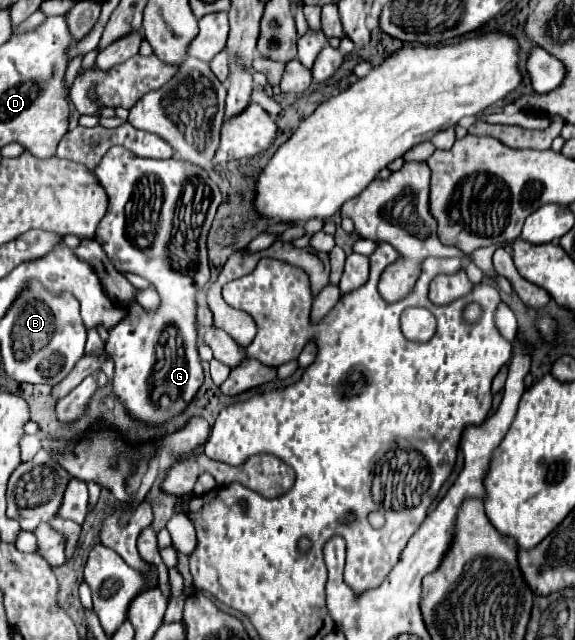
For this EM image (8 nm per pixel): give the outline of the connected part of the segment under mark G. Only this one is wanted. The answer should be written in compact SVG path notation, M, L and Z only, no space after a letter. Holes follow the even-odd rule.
M116 145L116 147L112 147L112 149L108 149L108 151L104 153L104 157L100 159L100 163L98 163L96 169L94 169L94 175L96 175L98 183L104 187L106 195L108 195L108 209L106 209L106 215L102 217L102 221L98 223L96 241L102 245L104 253L108 255L110 263L114 265L114 269L118 269L121 273L130 272L140 277L146 277L146 279L156 287L156 291L158 291L160 297L162 297L162 305L160 305L158 311L146 311L146 309L140 307L138 303L130 305L130 315L128 315L124 321L120 321L120 325L116 325L116 327L110 331L110 339L108 339L108 343L106 343L106 353L108 353L108 355L114 359L114 363L116 363L116 373L114 373L114 379L112 379L114 393L120 397L120 401L124 403L124 407L128 409L128 413L130 413L134 419L144 421L144 423L164 423L164 421L172 419L174 415L178 415L178 413L192 401L192 397L196 395L196 391L200 389L200 385L202 385L202 381L204 381L204 369L202 369L202 361L200 361L198 349L196 349L198 333L196 333L196 297L194 297L194 295L196 295L196 283L210 279L208 253L206 253L206 237L208 237L208 229L210 229L210 225L212 225L212 219L214 219L214 215L216 215L216 209L218 209L220 201L222 201L222 193L220 193L220 189L218 189L218 185L216 185L216 173L210 173L210 171L206 171L206 169L200 169L198 165L192 165L192 163L188 163L188 161L174 159L174 157L170 157L170 159L138 157L138 155L134 155L132 151L124 149L122 145ZM176 217L186 219L186 233L178 235L178 243L182 245L180 249L182 249L182 255L184 255L184 263L182 263L182 259L180 259L180 263L176 263L176 261L170 263L170 255L168 255L168 251L166 251L166 247L168 247L168 243L170 243L170 239L172 239L172 227L174 227L174 219L176 219Z

